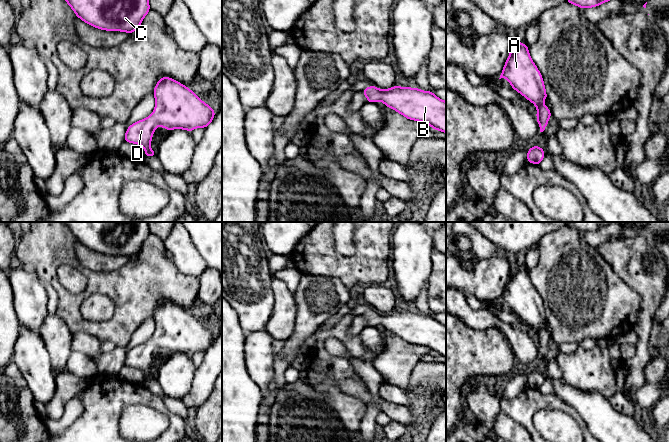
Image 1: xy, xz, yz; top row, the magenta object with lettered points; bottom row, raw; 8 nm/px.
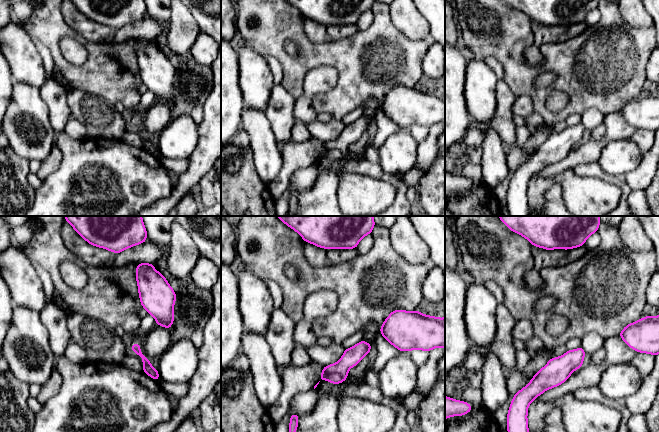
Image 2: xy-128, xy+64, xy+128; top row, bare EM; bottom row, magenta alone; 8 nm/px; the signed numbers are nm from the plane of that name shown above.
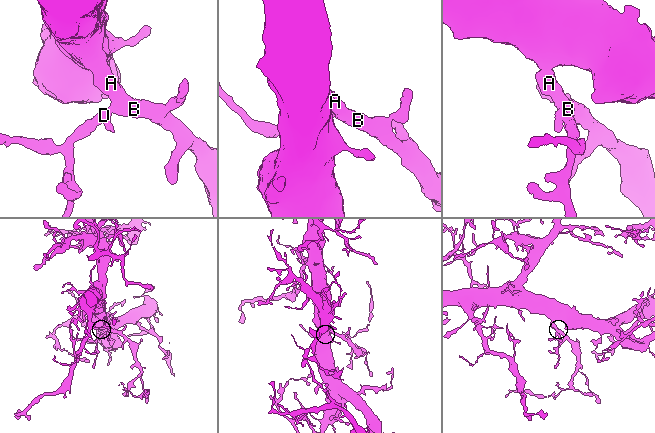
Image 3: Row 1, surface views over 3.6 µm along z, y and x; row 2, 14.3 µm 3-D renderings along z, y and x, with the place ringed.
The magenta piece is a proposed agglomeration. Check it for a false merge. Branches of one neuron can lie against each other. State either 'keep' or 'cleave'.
keep

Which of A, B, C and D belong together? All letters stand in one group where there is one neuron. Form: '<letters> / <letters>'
A B C D

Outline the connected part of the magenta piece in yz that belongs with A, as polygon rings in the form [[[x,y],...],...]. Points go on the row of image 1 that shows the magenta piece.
[[[514,40],[514,45],[499,79],[501,78],[506,78],[512,85],[512,89],[522,94],[537,107],[537,122],[540,132],[543,132],[552,115],[549,108],[543,104],[544,100],[548,98],[544,81],[526,44]]]

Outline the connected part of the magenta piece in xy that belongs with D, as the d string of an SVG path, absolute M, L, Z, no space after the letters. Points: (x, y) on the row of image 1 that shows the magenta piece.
M170 77L159 79L153 95L156 100L153 113L130 125L124 138L124 142L141 145L147 157L156 155L150 144L157 126L168 131L184 129L191 132L199 127L206 128L216 113L188 87Z

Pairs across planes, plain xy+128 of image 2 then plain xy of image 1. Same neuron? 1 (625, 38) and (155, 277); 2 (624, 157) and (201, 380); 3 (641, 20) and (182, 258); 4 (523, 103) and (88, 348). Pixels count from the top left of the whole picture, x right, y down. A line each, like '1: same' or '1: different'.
1: same
2: different
3: same
4: same

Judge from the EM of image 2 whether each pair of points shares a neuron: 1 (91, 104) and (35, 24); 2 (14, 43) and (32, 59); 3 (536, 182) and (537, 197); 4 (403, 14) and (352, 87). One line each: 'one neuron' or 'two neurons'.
1: two neurons
2: one neuron
3: one neuron
4: two neurons

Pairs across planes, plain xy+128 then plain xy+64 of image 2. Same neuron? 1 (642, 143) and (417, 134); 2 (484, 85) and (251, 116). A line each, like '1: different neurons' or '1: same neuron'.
1: same neuron
2: different neurons

